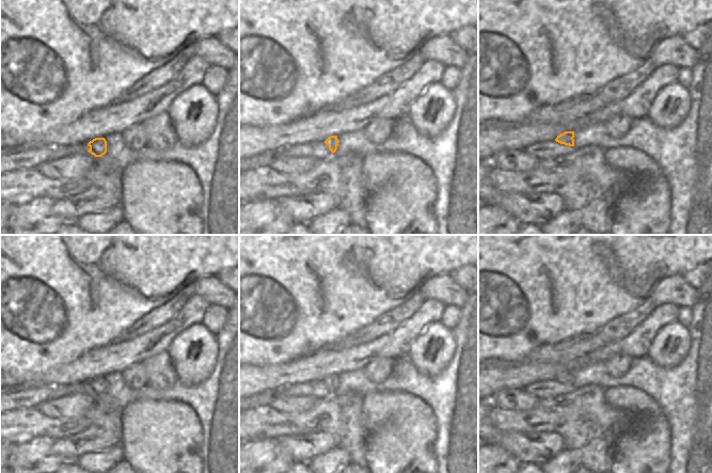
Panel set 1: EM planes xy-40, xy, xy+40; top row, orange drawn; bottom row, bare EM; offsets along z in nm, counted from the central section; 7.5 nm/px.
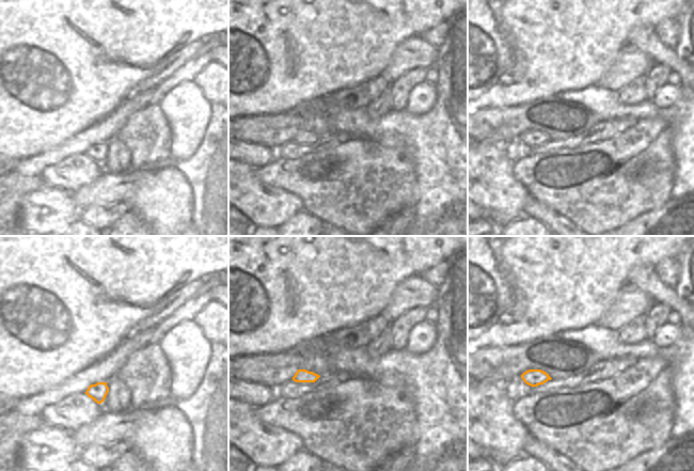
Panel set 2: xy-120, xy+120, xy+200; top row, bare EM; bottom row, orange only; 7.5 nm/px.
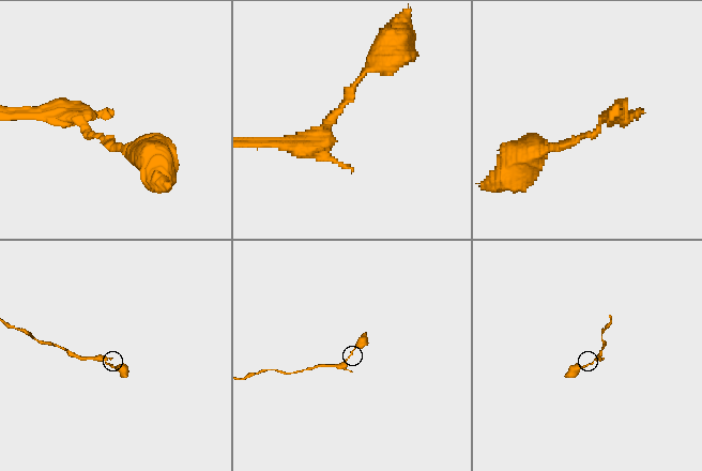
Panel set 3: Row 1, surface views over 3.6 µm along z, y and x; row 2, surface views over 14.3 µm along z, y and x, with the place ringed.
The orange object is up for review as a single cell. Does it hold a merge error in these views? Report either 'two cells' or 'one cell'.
one cell

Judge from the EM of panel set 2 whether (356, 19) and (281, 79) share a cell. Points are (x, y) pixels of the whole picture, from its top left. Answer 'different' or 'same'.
same

